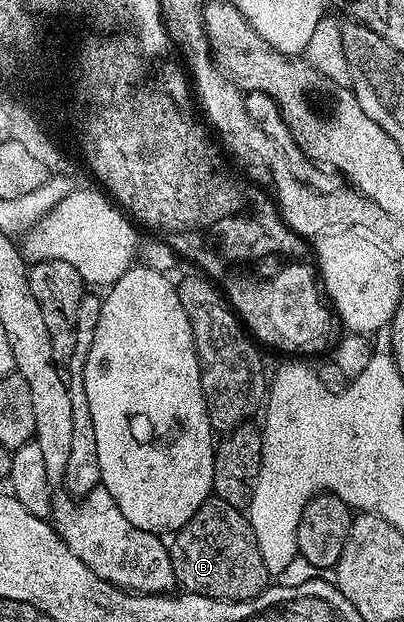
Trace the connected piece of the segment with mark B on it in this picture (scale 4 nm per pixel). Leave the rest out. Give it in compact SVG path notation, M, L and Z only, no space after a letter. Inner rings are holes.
M215 494L210 495L203 506L195 510L195 514L191 514L189 521L178 532L172 533L168 549L177 584L184 591L200 596L216 600L250 600L264 592L271 580L267 566L263 566L263 557L259 555L259 542L255 542L248 515L242 509L223 502Z

